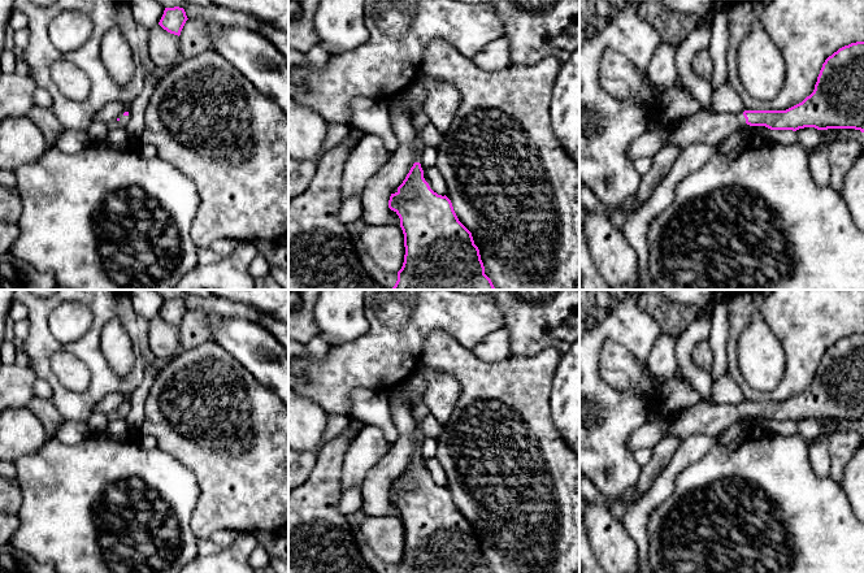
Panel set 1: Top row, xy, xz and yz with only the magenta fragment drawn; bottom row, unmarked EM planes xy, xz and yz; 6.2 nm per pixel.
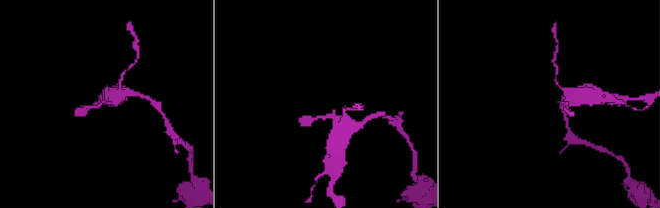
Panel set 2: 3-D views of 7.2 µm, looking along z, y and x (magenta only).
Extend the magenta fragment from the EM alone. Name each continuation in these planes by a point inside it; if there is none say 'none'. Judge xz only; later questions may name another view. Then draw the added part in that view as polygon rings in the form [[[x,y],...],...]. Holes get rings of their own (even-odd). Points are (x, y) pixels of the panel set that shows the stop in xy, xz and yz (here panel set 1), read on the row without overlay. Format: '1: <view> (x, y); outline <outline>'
1: xz (420, 411); outline [[[420,403],[417,405],[414,405],[412,409],[412,416],[414,418],[414,422],[416,422],[416,426],[417,426],[417,430],[414,433],[414,438],[416,440],[418,442],[418,447],[416,450],[416,453],[420,453],[420,448],[421,448],[421,442],[424,440],[425,435],[421,430],[421,422],[422,420],[430,413],[426,404],[425,403]]]

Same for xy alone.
1: xy (124, 411); outline [[[122,405],[118,412],[114,411],[114,412],[109,413],[108,418],[109,418],[109,421],[116,420],[116,418],[125,418],[127,412],[129,412],[129,407]]]

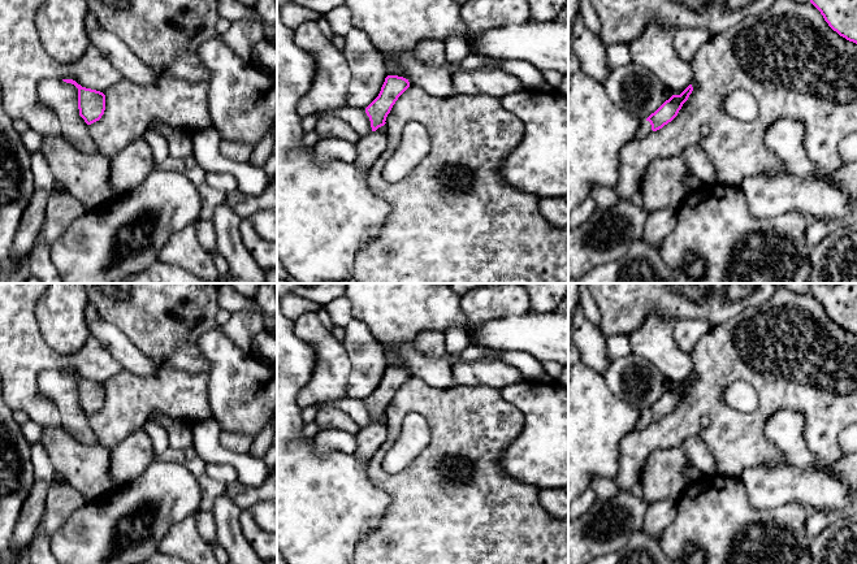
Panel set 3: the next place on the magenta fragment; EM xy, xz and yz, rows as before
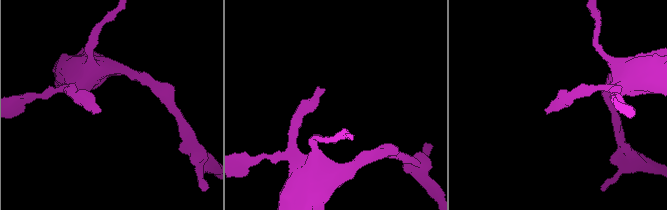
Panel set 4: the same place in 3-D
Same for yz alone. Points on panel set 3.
1: yz (645, 419); outline [[[641,412],[636,425],[635,425],[635,430],[645,430],[650,424],[652,424],[652,416],[649,412]]]

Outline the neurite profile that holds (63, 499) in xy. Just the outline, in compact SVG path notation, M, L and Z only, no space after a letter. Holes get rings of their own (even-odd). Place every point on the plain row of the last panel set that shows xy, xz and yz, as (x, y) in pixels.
M68 481L51 483L48 490L46 511L34 534L49 538L62 526L72 513L87 504L85 496L72 487Z

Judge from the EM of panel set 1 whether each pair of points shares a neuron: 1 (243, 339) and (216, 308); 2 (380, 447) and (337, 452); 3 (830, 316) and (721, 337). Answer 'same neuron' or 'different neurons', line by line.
1: different neurons
2: different neurons
3: different neurons

